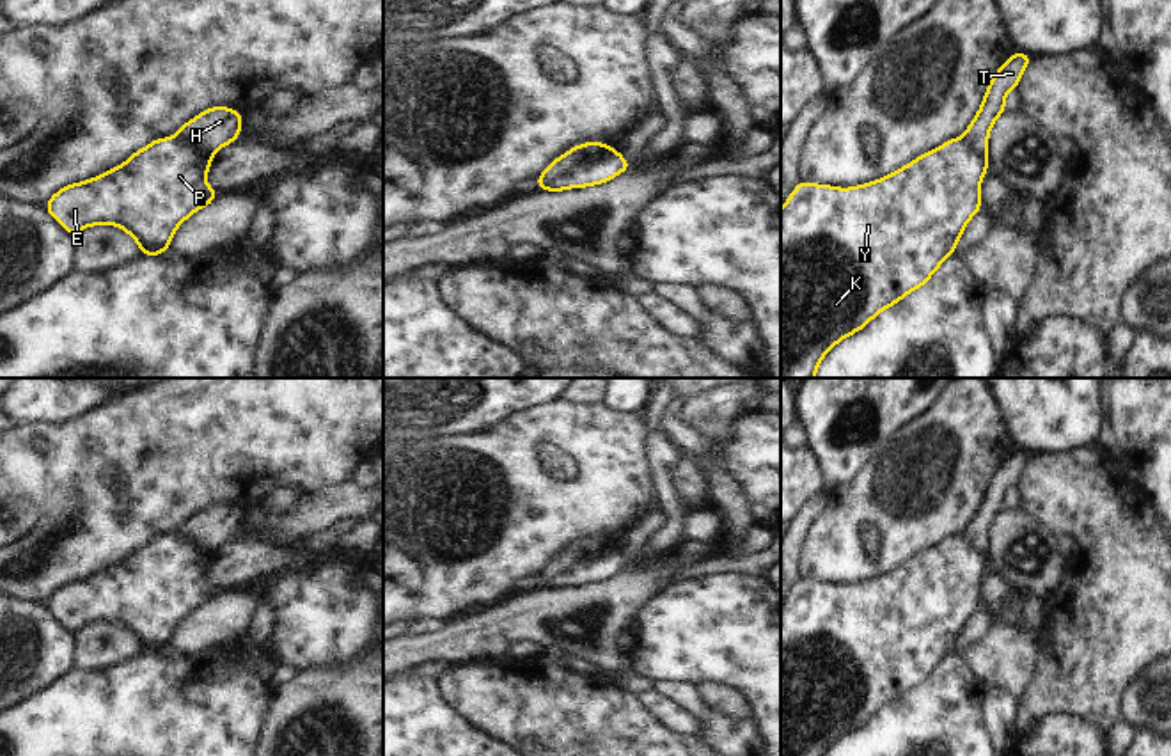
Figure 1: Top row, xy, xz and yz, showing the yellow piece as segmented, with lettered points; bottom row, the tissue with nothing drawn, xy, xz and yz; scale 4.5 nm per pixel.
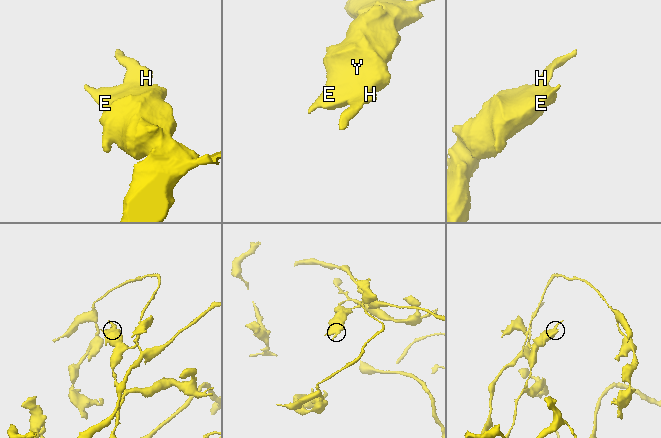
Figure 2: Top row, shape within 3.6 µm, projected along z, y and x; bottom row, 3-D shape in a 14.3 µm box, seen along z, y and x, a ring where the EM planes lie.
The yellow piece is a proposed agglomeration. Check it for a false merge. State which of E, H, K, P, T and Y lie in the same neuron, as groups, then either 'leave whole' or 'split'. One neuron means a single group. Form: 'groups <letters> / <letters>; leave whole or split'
groups E K P Y / H T; split

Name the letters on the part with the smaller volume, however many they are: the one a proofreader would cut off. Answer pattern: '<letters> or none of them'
H, T

